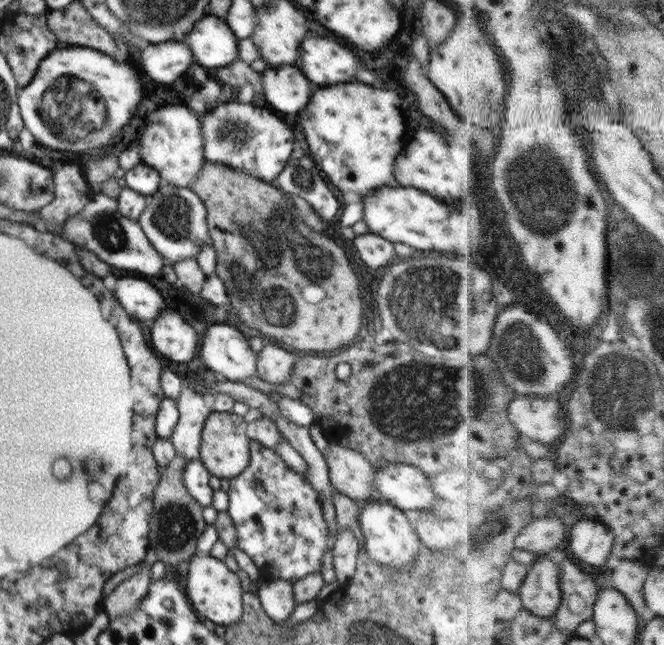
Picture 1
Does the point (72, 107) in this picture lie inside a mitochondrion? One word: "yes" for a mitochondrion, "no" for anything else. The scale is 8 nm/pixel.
yes

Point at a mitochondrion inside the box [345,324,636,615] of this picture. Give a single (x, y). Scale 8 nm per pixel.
(411, 417)

